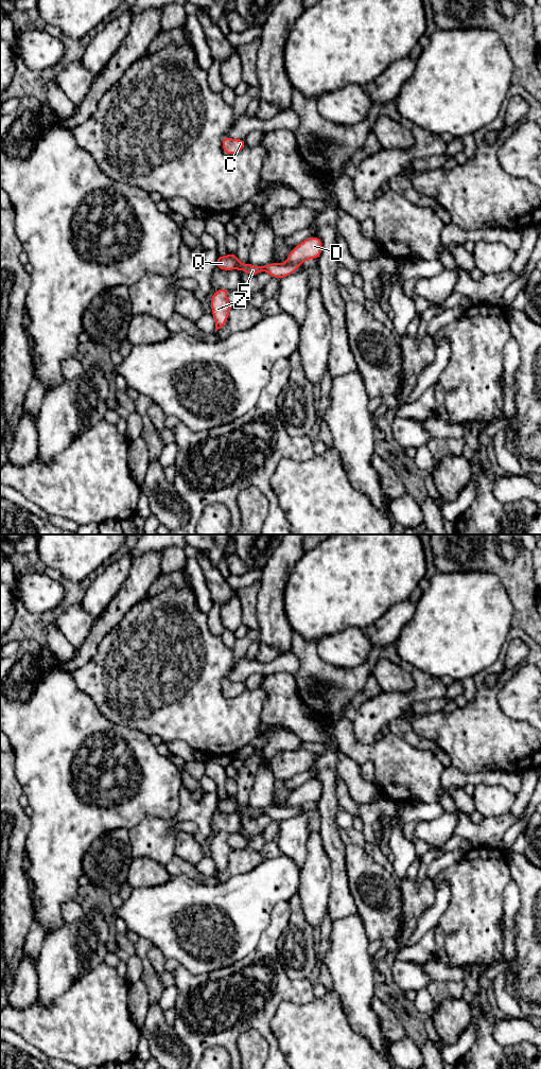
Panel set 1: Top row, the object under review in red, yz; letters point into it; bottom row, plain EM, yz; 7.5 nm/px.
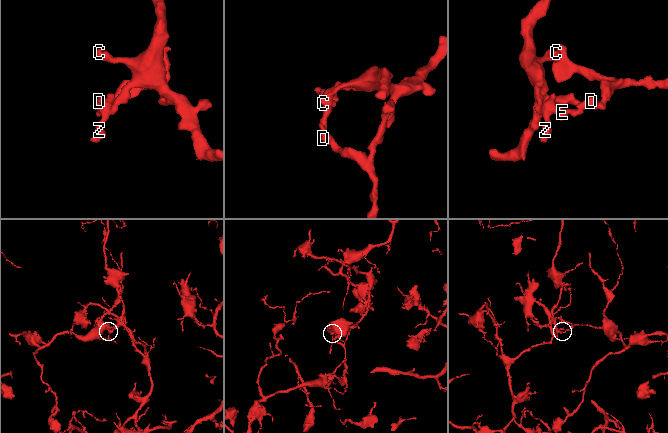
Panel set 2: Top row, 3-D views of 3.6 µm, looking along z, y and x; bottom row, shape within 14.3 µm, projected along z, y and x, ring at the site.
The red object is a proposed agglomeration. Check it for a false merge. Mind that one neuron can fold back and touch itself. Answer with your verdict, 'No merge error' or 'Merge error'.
Merge error

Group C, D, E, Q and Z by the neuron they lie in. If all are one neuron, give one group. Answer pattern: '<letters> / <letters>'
C E Q Z / D

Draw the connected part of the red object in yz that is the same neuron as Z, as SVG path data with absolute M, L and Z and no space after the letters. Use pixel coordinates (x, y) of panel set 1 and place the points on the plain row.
M222 830L215 836L213 836L210 843L212 859L215 864L215 875L222 870L224 870L228 862L229 854L231 852L227 843L228 835L228 831Z

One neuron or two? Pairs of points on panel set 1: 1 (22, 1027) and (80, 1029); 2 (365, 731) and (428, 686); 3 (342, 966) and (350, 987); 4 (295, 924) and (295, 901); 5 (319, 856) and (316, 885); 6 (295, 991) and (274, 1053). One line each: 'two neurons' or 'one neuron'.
1: one neuron
2: one neuron
3: one neuron
4: one neuron
5: one neuron
6: one neuron

